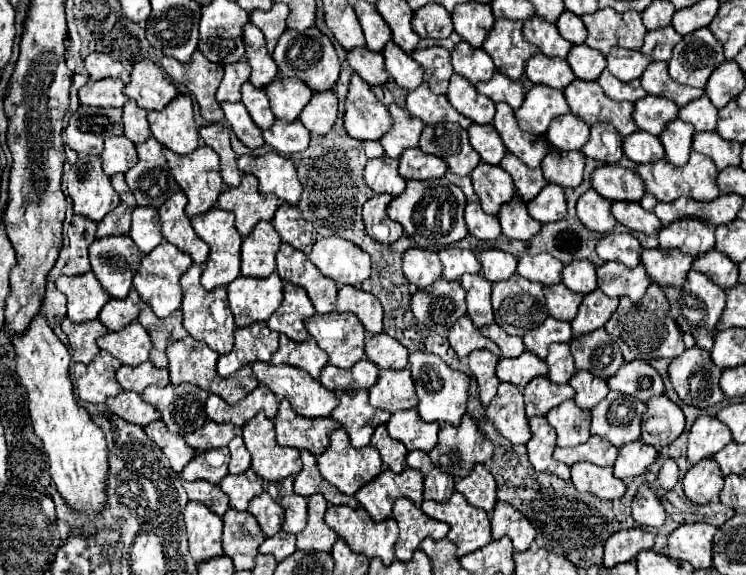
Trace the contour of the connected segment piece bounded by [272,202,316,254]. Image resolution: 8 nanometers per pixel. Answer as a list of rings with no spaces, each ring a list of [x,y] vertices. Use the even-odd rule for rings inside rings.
[[[284,202],[276,210],[272,226],[280,234],[282,242],[288,242],[288,244],[296,246],[300,252],[308,254],[308,250],[316,242],[316,230],[310,226],[308,220],[304,220],[298,206],[294,206],[294,204]]]

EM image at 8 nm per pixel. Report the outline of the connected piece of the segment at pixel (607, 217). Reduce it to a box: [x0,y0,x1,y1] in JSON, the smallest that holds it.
[576,188,616,232]

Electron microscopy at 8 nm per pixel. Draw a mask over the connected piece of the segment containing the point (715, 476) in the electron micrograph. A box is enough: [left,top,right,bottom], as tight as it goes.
[682,458,722,504]

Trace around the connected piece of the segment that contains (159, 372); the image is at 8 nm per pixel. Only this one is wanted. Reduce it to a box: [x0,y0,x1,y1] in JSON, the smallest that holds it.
[116,362,168,394]

